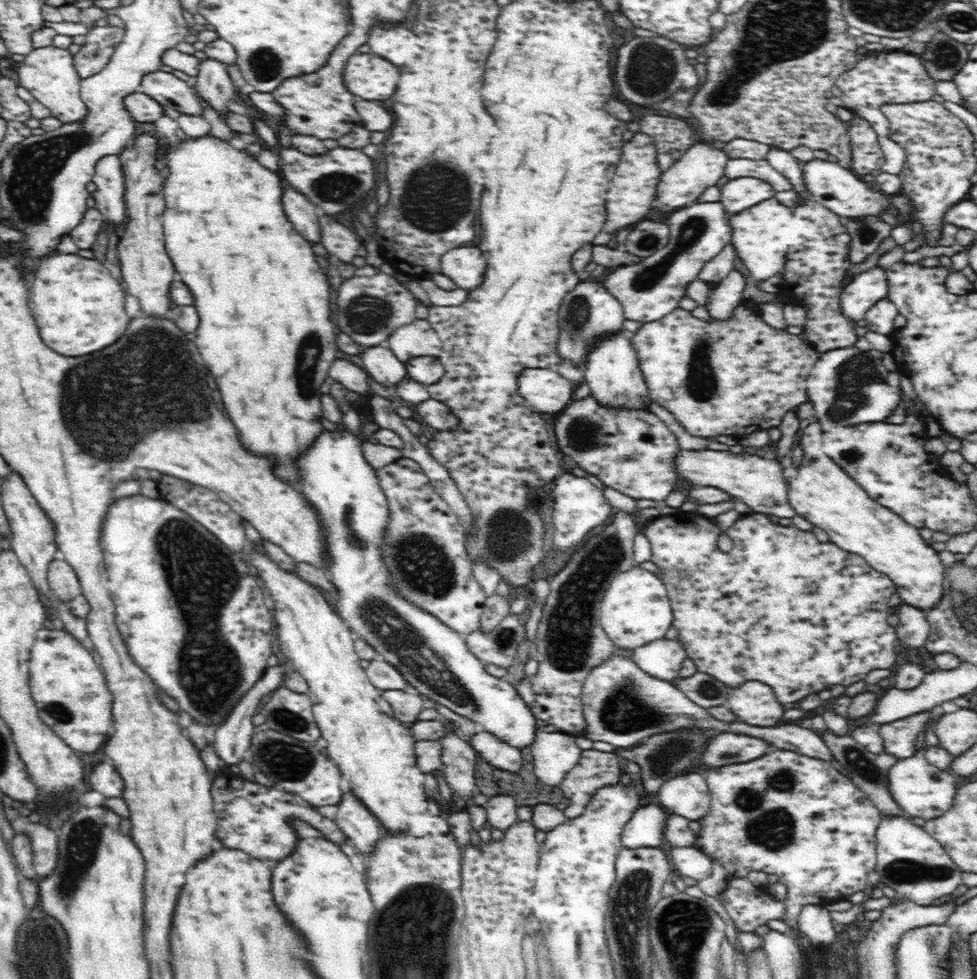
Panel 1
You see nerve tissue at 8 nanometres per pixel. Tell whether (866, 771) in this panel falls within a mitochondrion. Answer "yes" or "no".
yes

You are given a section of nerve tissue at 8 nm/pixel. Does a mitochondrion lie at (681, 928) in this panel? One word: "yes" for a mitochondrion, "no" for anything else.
yes

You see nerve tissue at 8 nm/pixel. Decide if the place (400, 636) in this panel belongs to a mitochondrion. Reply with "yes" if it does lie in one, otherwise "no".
yes

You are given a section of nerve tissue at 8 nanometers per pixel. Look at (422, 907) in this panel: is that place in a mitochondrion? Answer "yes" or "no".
yes

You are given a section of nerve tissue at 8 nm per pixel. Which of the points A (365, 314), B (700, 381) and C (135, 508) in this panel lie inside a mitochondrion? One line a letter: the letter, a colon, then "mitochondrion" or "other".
A: mitochondrion
B: mitochondrion
C: other

